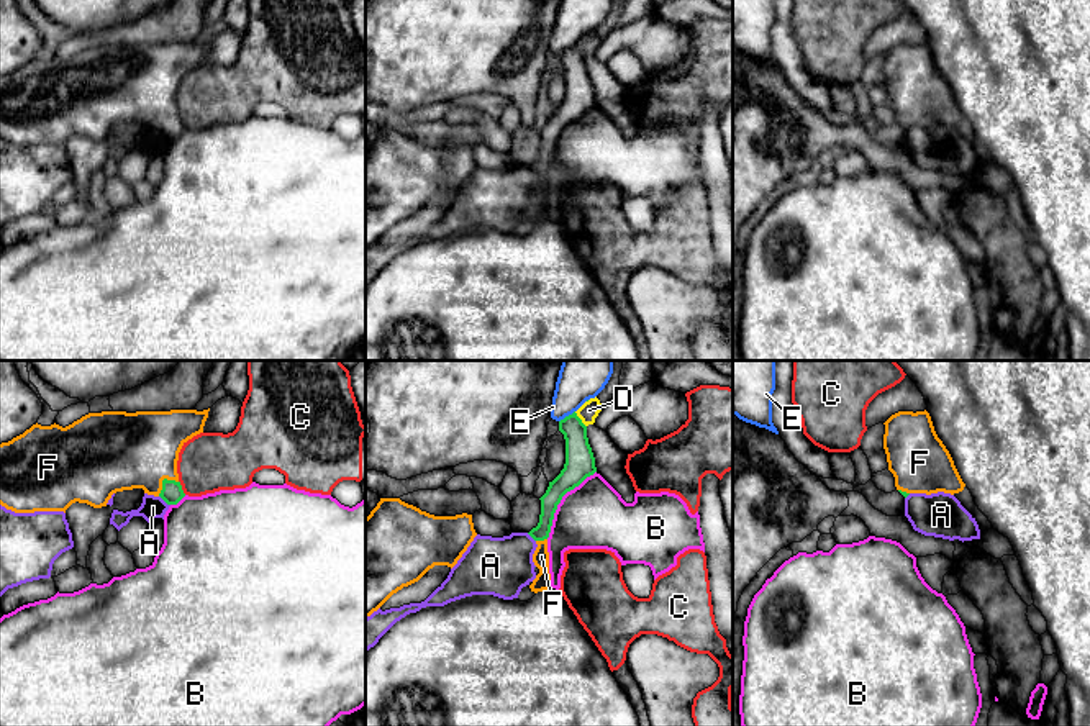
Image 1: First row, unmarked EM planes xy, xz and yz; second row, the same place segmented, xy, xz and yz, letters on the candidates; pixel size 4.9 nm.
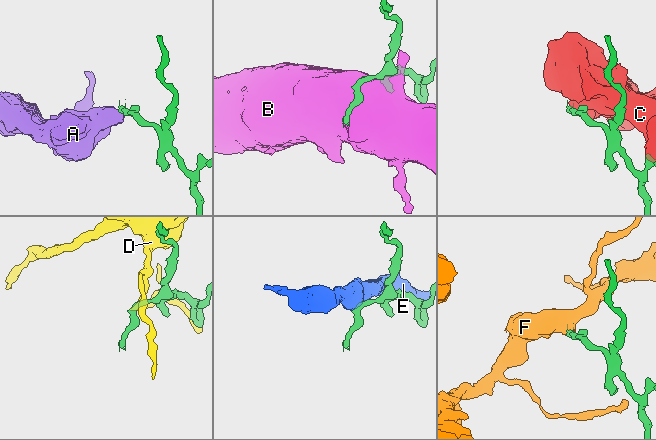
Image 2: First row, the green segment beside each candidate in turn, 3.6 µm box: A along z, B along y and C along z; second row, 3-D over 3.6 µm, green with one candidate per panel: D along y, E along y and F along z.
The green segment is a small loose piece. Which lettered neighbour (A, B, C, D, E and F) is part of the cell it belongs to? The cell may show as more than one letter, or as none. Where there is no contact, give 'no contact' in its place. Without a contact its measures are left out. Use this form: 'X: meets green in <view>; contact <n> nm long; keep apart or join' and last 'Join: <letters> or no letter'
A: meets green in xy; contact 80 nm long; keep apart
B: meets green in xz; contact 420 nm long; keep apart
C: meets green in xy; contact 80 nm long; keep apart
D: meets green in xz; contact 100 nm long; keep apart
E: meets green in xz; contact 100 nm long; keep apart
F: meets green in xy; contact 130 nm long; join
Join: F

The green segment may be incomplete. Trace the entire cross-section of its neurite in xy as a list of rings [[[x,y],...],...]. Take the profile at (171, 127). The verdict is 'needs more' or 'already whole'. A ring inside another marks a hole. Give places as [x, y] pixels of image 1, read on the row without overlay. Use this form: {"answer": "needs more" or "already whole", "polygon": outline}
{"answer": "needs more", "polygon": [[[208,43],[102,44],[72,57],[33,57],[0,77],[0,138],[15,146],[64,144],[75,134],[107,139],[113,126],[143,121],[177,138],[184,129],[177,107],[182,79],[203,66]]]}

